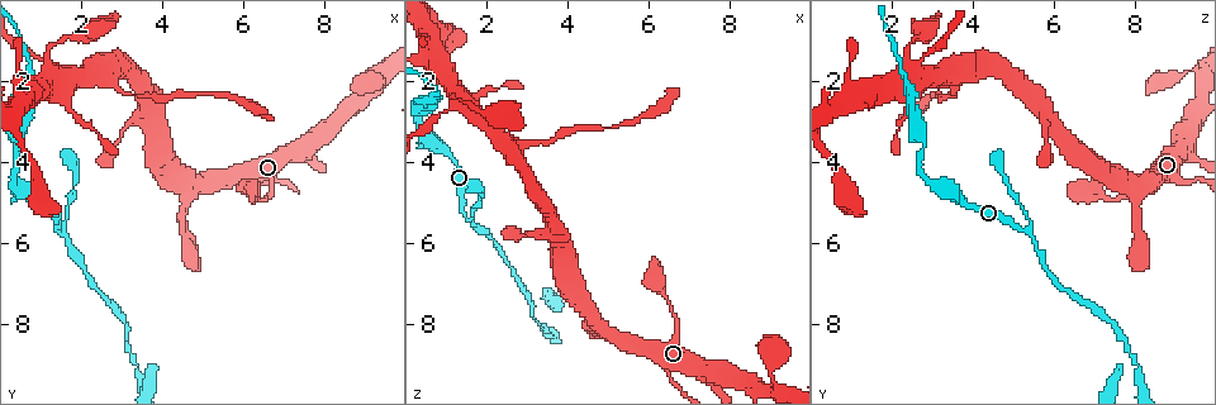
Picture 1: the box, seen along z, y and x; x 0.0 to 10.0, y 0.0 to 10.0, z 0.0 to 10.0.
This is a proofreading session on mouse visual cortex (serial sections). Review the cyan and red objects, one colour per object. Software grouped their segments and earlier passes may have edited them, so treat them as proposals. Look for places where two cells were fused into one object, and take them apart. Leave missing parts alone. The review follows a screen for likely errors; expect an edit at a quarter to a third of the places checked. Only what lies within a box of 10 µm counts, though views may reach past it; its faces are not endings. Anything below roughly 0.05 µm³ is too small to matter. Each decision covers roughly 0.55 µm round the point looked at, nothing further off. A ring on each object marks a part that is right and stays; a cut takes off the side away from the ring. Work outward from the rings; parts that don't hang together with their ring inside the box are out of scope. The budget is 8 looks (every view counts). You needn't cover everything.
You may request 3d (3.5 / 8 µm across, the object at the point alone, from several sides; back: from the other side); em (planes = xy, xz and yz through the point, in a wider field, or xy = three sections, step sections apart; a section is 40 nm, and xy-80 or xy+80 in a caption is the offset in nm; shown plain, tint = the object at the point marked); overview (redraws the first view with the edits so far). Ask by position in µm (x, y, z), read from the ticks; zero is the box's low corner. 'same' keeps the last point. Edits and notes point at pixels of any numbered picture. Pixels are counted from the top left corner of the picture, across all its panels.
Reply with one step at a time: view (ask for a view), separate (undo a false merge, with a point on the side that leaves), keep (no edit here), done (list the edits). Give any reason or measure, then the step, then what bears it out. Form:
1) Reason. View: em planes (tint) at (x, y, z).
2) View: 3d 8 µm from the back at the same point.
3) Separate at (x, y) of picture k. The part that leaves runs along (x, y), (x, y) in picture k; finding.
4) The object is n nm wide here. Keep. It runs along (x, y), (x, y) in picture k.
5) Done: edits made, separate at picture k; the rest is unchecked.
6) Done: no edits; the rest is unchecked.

Thin neck. View: 3d 3.5 µm at (3.35, 2.30, 3.60).

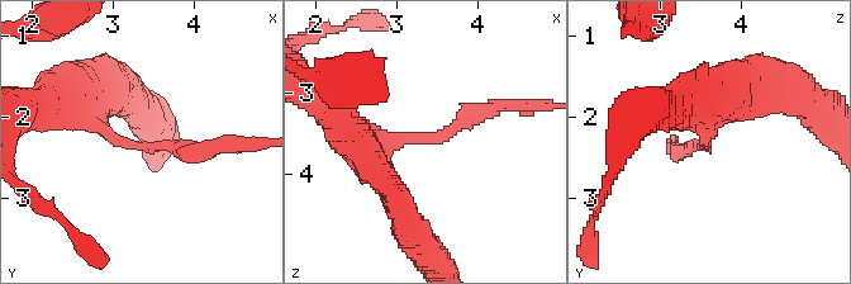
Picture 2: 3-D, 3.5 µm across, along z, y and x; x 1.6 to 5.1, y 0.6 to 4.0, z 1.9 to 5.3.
The arms are 200, 300 nm wide. View: em xy step 1 (plain) at (3.35, 2.40, 3.60).

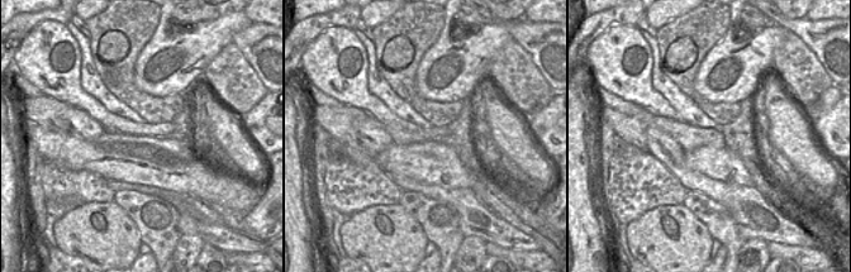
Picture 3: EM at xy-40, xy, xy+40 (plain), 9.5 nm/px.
With the object marked. View: em xy step 1 (tint) at the same point.

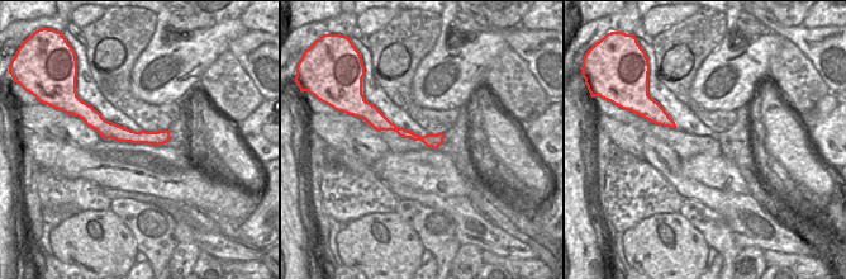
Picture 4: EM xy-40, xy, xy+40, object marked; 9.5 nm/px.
Separate at (182, 143) of picture 2. The part that leaves runs along (141, 147), (207, 151), (261, 143) in picture 2; two cells meet here.

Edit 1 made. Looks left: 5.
Three arms meet. View: 3d 3.5 µm at (1.55, 5.75, 5.40).

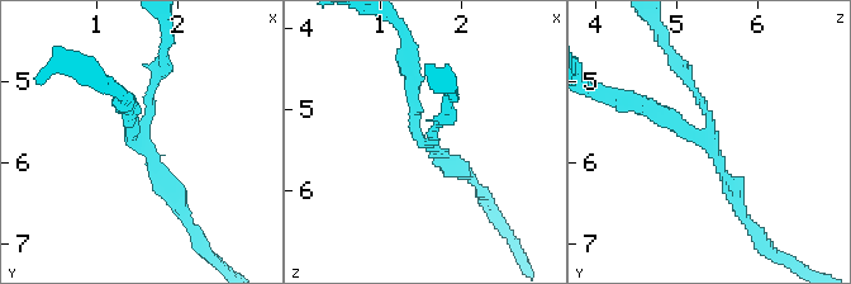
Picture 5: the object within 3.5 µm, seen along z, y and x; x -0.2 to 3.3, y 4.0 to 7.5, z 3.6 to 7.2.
3 arms meet here; the arms are 150, 200, 250 nm wide; need the tissue. View: em xy step 5 (tint) at (1.50, 5.75, 5.40).

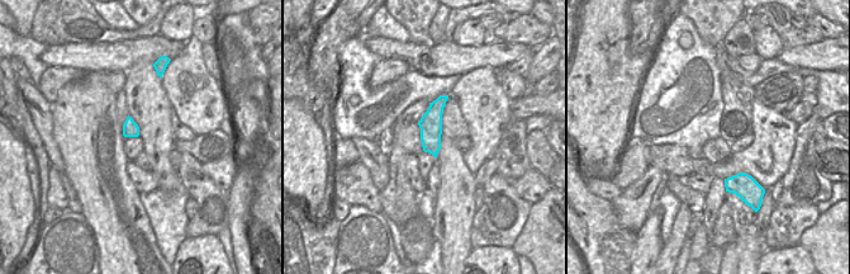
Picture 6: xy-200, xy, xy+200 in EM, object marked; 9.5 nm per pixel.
Cut it another way. View: em xy step 3 (tint) at the same point.

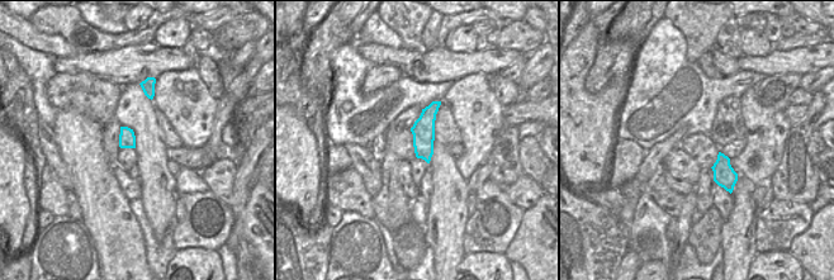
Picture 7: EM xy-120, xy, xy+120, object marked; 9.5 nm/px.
Keep. All the same cell.

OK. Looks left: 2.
Narrows sharply. View: 3d 3.5 µm at (3.35, 9.10, 8.05).

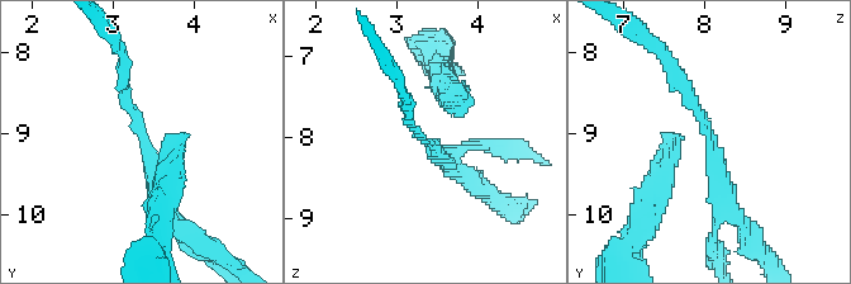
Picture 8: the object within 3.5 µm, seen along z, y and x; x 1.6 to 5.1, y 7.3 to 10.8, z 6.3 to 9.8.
The arms are 200, 250 nm wide; now the EM. View: em xy step 5 (tint) at (3.35, 9.10, 8.05).

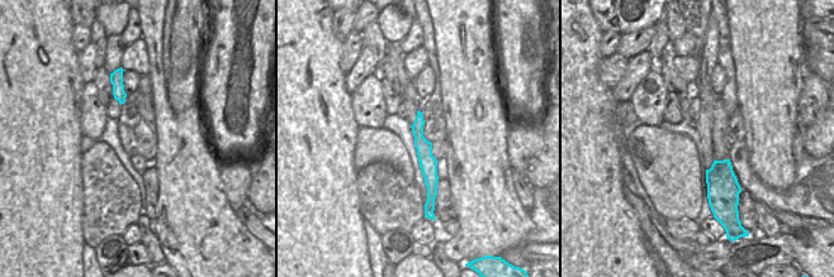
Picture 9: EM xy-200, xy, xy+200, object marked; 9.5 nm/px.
Separate at (165, 145) of picture 8. Two cells meet here.

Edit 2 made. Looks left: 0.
Done: edits made, separate at picture 2, separate at picture 8; the rest is unchecked.

